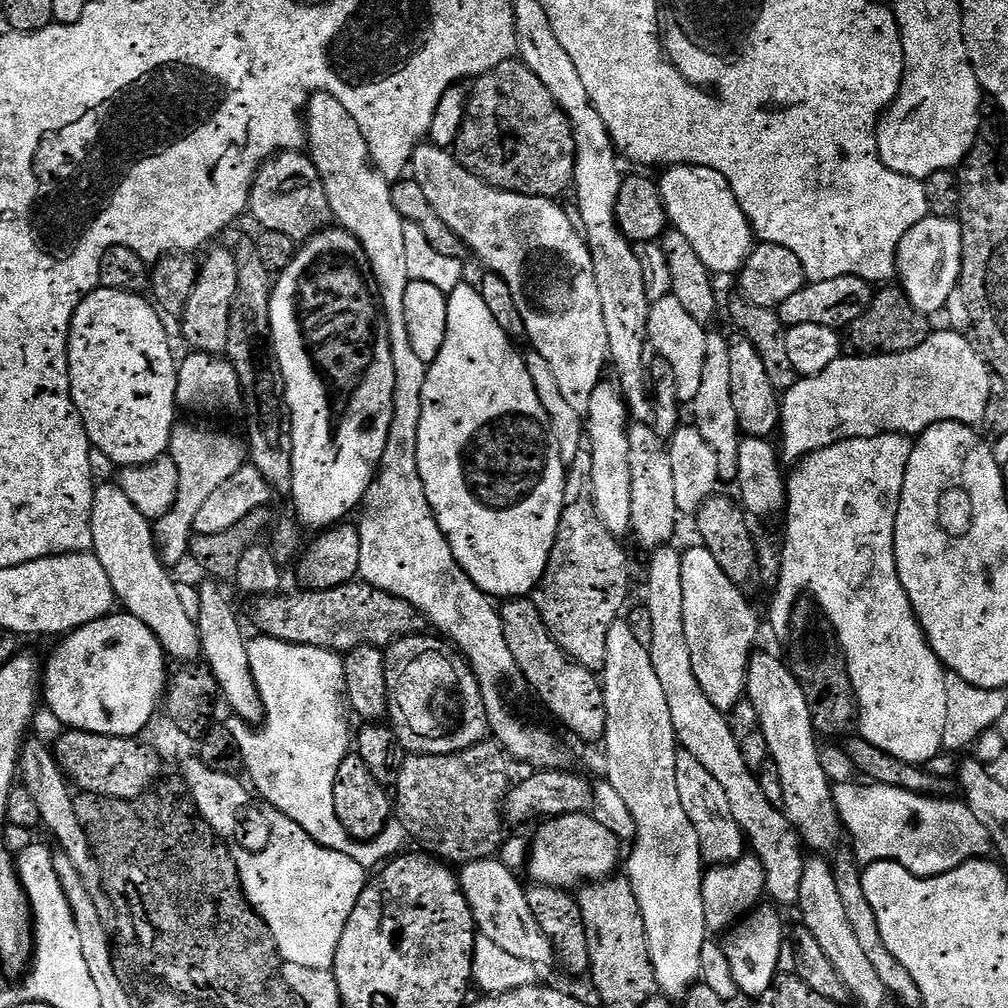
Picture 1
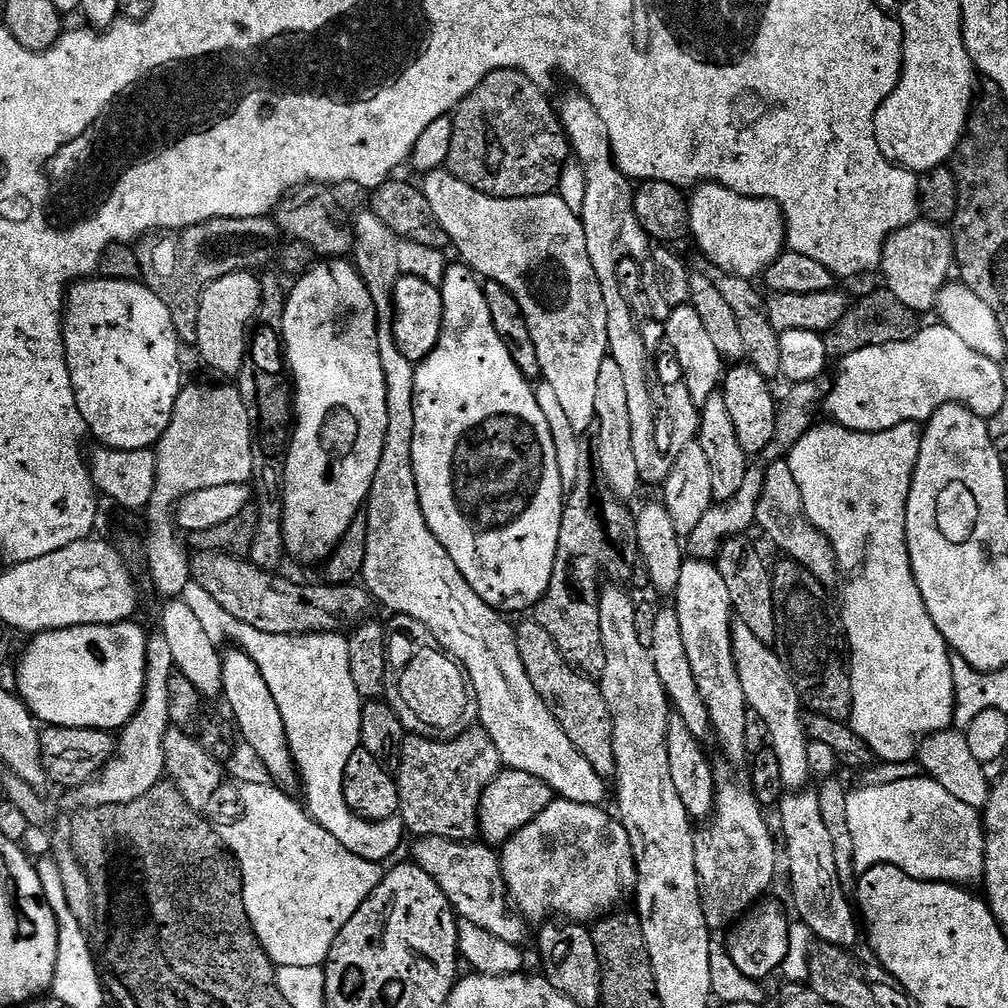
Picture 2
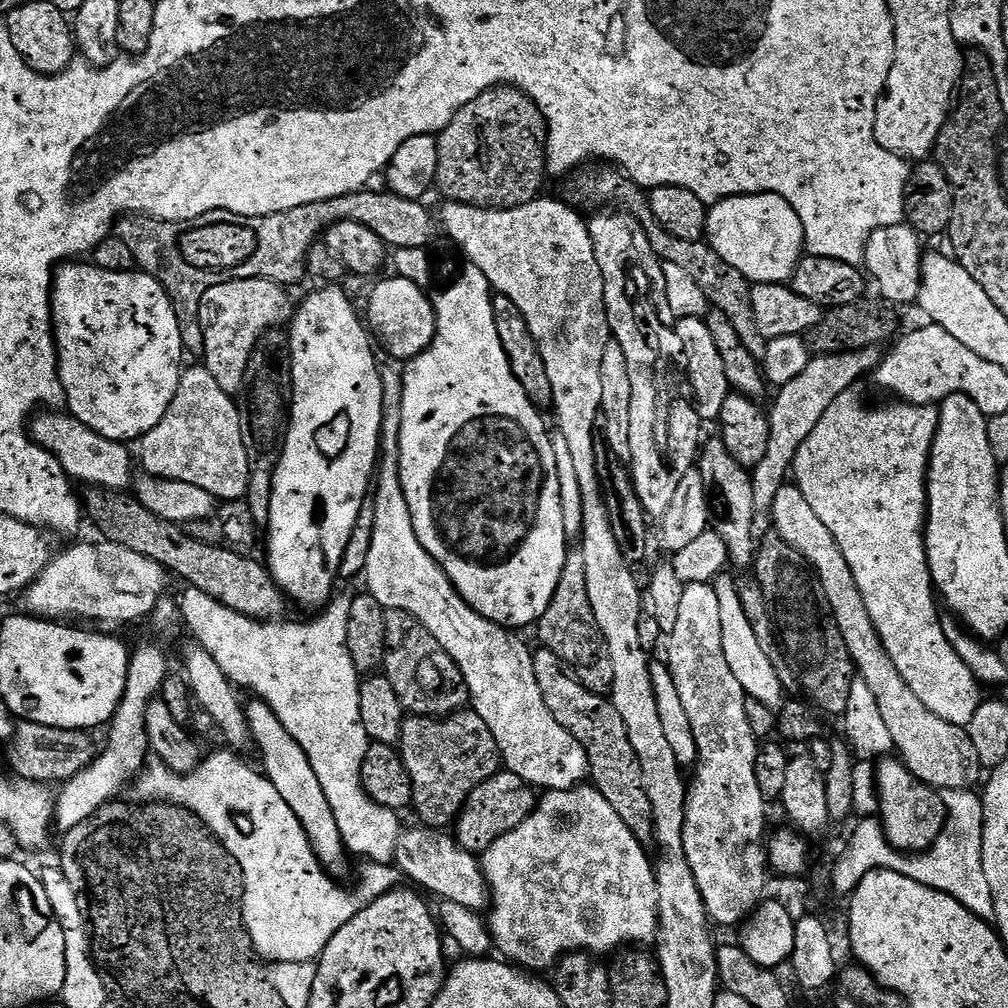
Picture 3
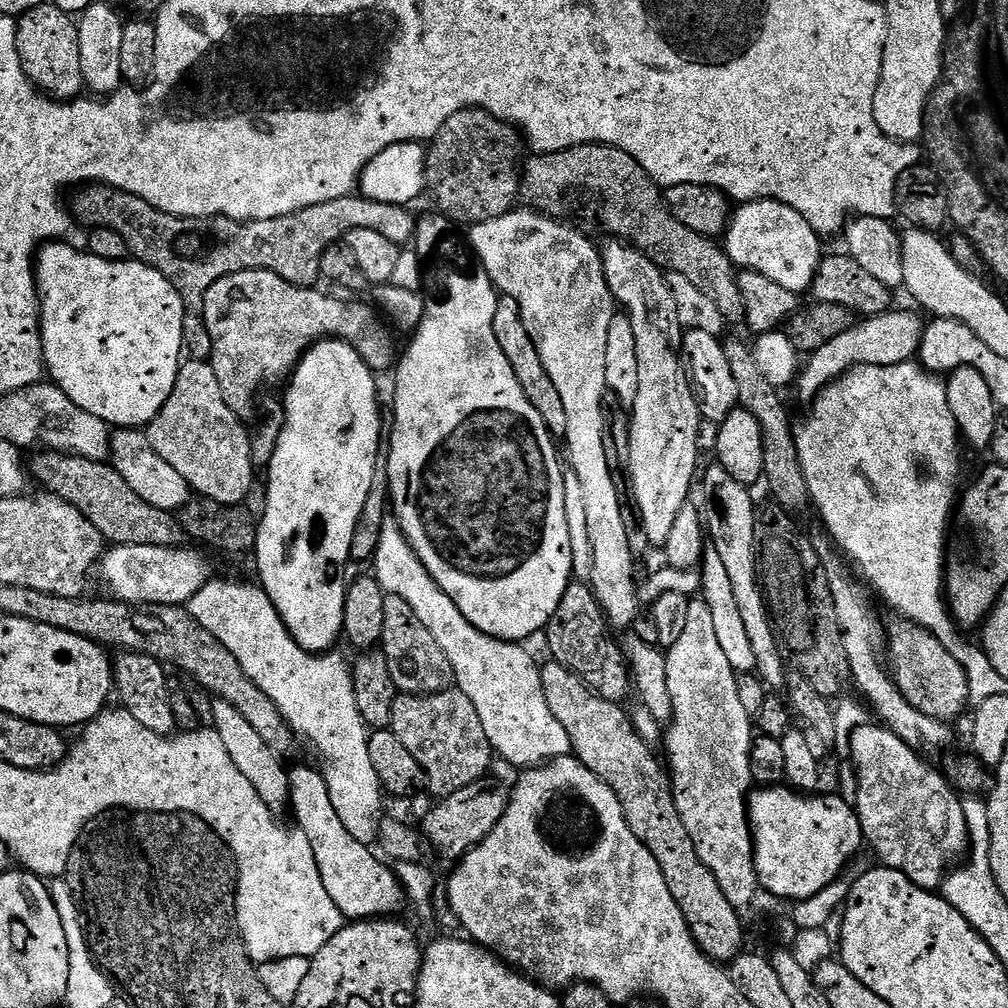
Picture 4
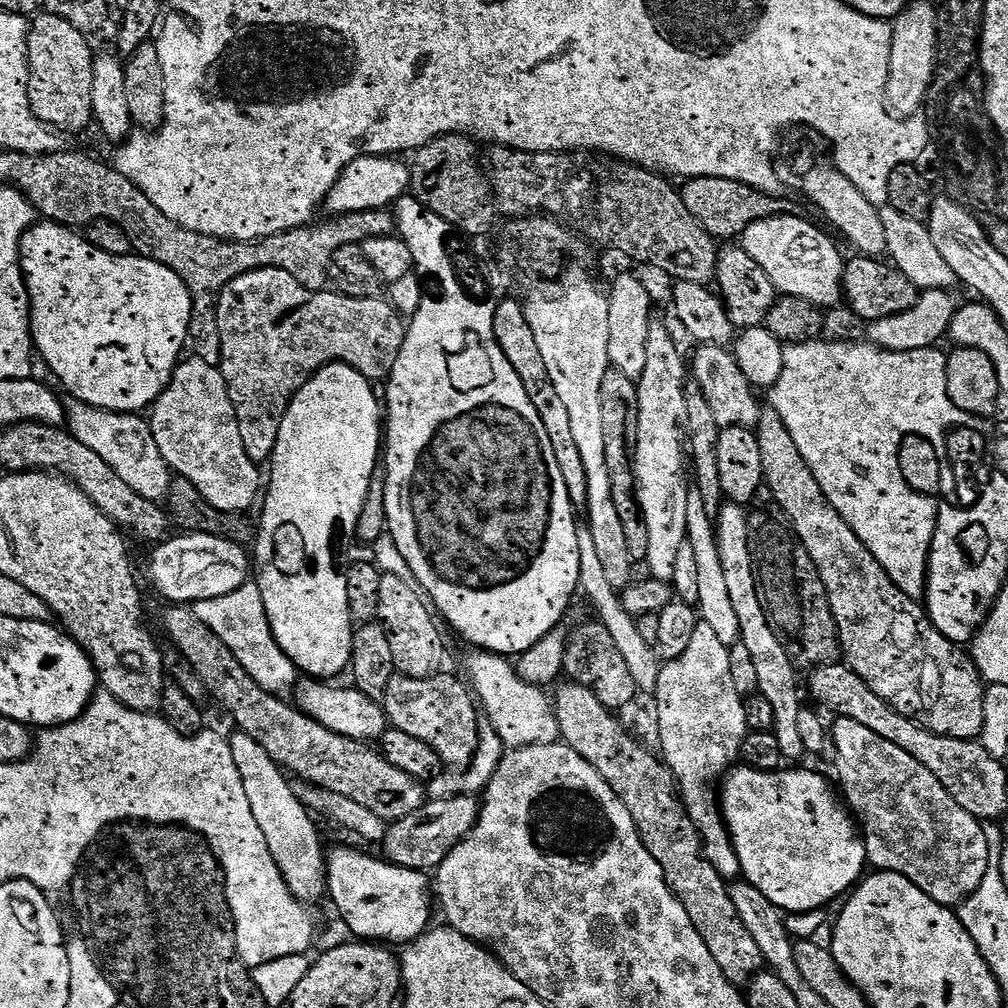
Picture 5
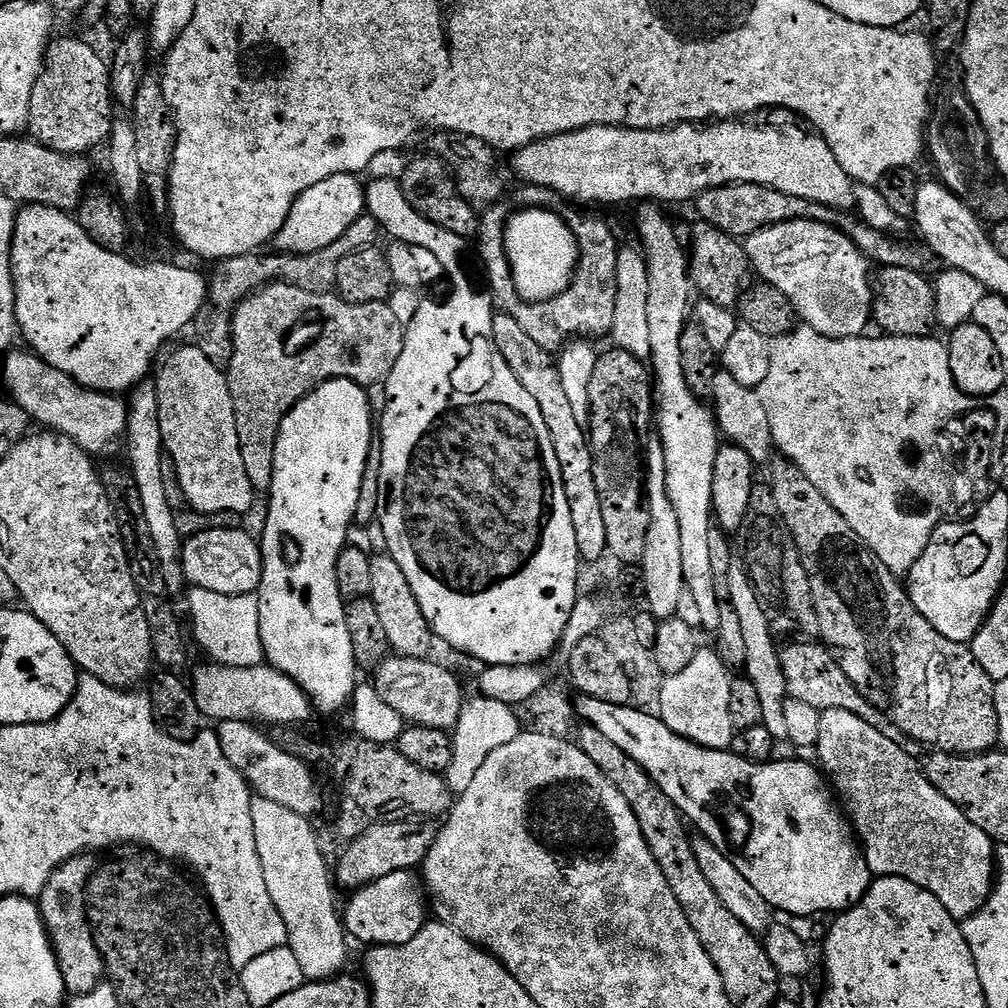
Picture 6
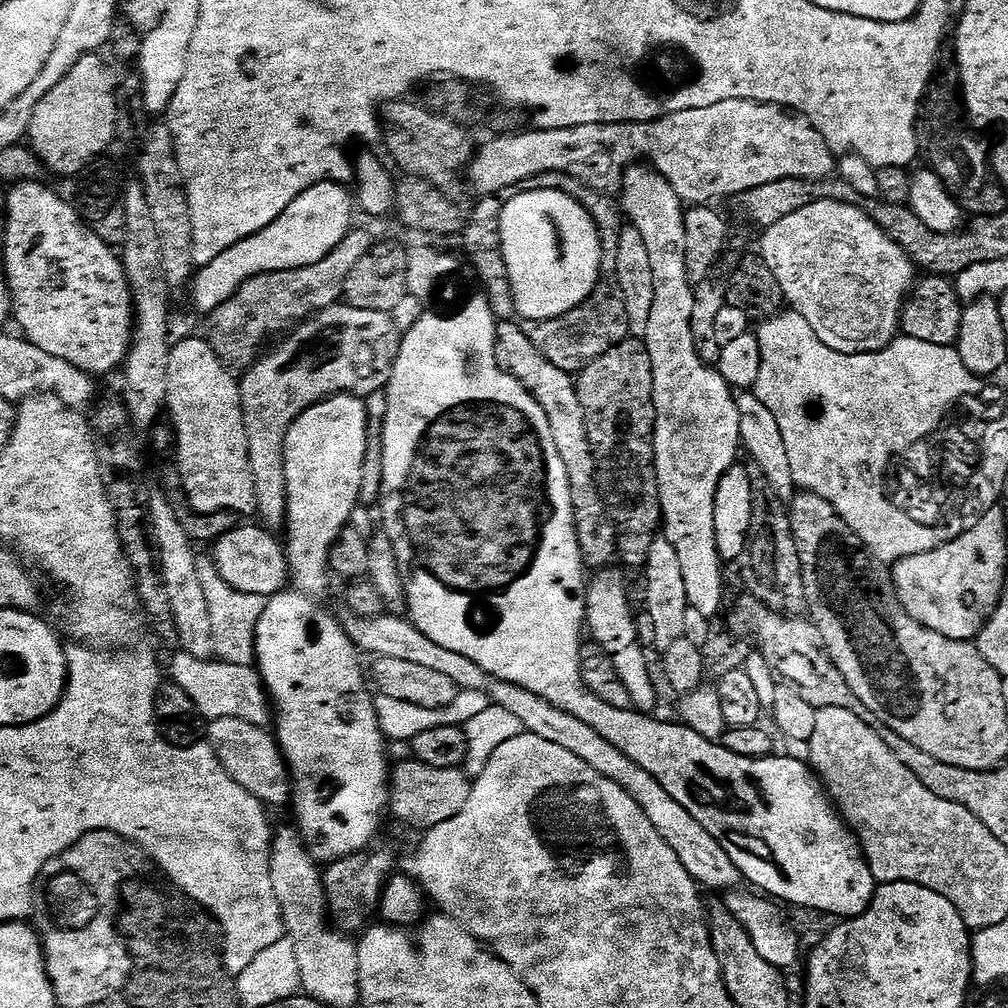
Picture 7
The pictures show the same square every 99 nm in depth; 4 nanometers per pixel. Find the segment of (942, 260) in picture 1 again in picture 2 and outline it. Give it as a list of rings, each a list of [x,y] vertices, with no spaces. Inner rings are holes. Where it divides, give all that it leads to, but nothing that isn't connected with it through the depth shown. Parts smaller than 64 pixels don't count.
[[[918,218],[910,226],[898,230],[893,236],[888,237],[888,241],[884,243],[882,250],[879,271],[884,272],[885,281],[883,280],[883,283],[888,291],[894,294],[894,298],[898,298],[898,302],[902,302],[902,306],[910,306],[912,312],[923,314],[923,312],[931,313],[935,309],[938,294],[944,289],[944,285],[949,283],[948,271],[953,271],[953,268],[954,249],[949,229]]]

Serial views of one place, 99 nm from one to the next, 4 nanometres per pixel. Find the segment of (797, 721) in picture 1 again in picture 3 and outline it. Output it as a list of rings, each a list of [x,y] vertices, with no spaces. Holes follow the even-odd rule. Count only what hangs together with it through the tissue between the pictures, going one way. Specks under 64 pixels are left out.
[[[721,574],[711,585],[714,594],[718,596],[718,611],[722,621],[722,654],[726,654],[726,663],[730,665],[734,678],[738,678],[738,686],[742,686],[747,699],[762,702],[762,706],[773,710],[779,709],[786,699],[786,693],[770,658],[766,658],[762,646],[758,643],[754,626],[750,626],[750,618],[746,618],[746,610],[742,610],[736,580],[728,577],[728,574]]]

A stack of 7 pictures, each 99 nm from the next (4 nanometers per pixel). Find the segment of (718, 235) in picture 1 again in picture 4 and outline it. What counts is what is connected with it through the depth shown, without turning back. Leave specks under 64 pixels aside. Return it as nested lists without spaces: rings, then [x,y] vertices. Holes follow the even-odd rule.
[[[754,200],[744,202],[731,213],[728,231],[722,240],[722,247],[728,253],[737,269],[766,274],[778,286],[797,294],[807,293],[816,277],[822,259],[821,237],[790,206],[777,200]]]

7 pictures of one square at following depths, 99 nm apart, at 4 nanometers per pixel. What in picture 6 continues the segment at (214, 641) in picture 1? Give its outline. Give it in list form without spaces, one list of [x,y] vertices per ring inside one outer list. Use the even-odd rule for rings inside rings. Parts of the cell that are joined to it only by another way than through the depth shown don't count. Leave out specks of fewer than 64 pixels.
[[[411,871],[386,874],[386,878],[357,888],[349,896],[352,897],[348,900],[348,909],[345,907],[342,912],[344,926],[347,935],[353,941],[361,940],[364,946],[410,942],[414,934],[422,931],[430,916],[425,885],[421,877]]]

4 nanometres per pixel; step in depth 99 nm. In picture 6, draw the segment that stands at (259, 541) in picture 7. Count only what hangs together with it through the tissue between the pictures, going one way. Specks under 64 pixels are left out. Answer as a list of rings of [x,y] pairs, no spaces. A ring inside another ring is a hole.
[[[211,528],[187,537],[182,548],[182,567],[185,581],[192,588],[214,590],[214,594],[227,596],[251,596],[259,589],[264,570],[264,555],[260,553],[257,537],[252,537],[244,528]]]

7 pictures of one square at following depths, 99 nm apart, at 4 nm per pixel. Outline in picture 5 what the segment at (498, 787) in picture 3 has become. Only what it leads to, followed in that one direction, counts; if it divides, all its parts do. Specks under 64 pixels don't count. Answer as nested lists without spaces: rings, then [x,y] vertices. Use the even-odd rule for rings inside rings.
[[[455,796],[445,800],[429,799],[414,814],[391,821],[384,829],[382,841],[383,859],[403,868],[415,868],[418,872],[431,873],[474,830],[480,817],[481,801],[476,796]]]

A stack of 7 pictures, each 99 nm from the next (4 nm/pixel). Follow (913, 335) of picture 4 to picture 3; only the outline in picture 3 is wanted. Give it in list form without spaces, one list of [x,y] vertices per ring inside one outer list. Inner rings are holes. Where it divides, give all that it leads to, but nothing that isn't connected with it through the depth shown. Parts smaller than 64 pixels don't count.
[[[877,345],[860,348],[858,351],[839,352],[838,355],[811,357],[805,370],[793,381],[779,387],[779,392],[772,408],[769,409],[770,441],[764,458],[753,468],[752,485],[754,486],[754,506],[757,513],[764,514],[771,509],[778,490],[786,483],[787,472],[791,471],[802,442],[813,433],[814,427],[822,414],[830,408],[834,399],[842,393],[851,391],[863,374],[871,375],[883,353]]]

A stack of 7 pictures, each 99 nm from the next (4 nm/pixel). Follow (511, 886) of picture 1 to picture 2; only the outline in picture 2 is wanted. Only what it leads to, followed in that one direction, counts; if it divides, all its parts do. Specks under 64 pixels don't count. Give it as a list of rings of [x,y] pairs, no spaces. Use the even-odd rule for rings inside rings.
[[[433,836],[419,837],[415,843],[411,859],[419,868],[426,870],[438,886],[442,886],[442,894],[446,894],[460,920],[469,920],[474,922],[474,926],[482,926],[482,930],[490,930],[490,934],[502,938],[502,942],[523,945],[529,925],[510,903],[500,857],[489,845],[483,842],[454,842]]]

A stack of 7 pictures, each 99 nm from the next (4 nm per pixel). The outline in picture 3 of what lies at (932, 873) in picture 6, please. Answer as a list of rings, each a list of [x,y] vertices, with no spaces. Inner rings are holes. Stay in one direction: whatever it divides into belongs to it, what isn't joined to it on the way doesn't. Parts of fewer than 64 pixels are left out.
[[[884,758],[875,765],[876,797],[879,800],[878,819],[893,848],[905,854],[927,852],[944,829],[944,802],[937,789],[916,780],[914,774],[899,759]]]

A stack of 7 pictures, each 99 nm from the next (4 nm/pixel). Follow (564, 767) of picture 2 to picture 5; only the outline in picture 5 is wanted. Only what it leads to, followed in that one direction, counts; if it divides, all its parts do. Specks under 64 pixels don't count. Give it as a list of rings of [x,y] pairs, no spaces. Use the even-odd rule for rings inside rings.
[[[495,654],[472,655],[476,656],[468,660],[467,679],[487,723],[498,734],[498,738],[502,738],[504,745],[513,749],[557,743],[560,740],[560,727],[549,693],[547,696],[543,687],[522,679],[516,673],[511,659]]]

